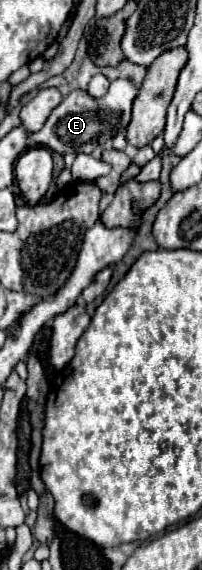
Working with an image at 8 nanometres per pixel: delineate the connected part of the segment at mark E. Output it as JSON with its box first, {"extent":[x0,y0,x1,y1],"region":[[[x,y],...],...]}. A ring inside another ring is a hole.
{"extent":[32,80,138,154],"region":[[[114,80],[110,90],[102,98],[92,98],[84,90],[70,92],[50,114],[42,130],[34,132],[32,138],[36,144],[46,146],[58,154],[92,154],[94,148],[112,140],[122,128],[130,124],[130,110],[132,102],[138,96],[138,84],[132,80]]]}

